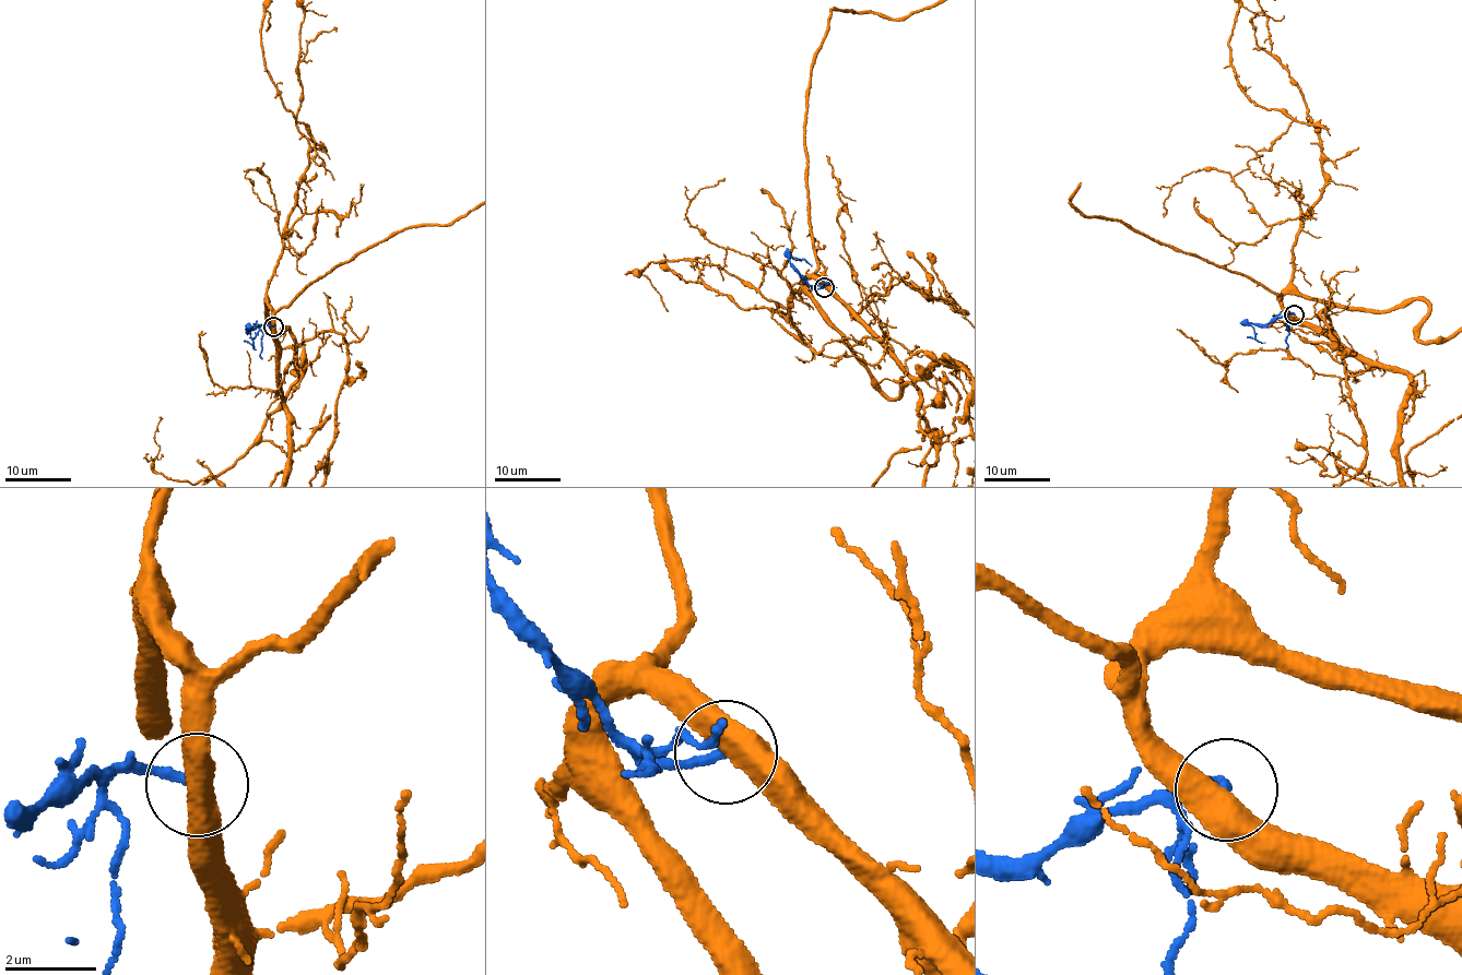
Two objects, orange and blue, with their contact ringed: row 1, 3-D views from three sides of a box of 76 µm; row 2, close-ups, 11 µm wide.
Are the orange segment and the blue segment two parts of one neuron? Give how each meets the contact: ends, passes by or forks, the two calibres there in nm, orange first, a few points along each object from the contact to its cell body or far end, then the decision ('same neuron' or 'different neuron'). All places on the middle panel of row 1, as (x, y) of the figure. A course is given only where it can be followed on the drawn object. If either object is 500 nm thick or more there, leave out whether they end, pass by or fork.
calibres 550 and 200 nm; course orange (824, 285), (813, 275), (804, 130), (827, 19), (835, 9), (905, 19); course blue (824, 287), (809, 286), (789, 259), (802, 260), (792, 256); different neuron

